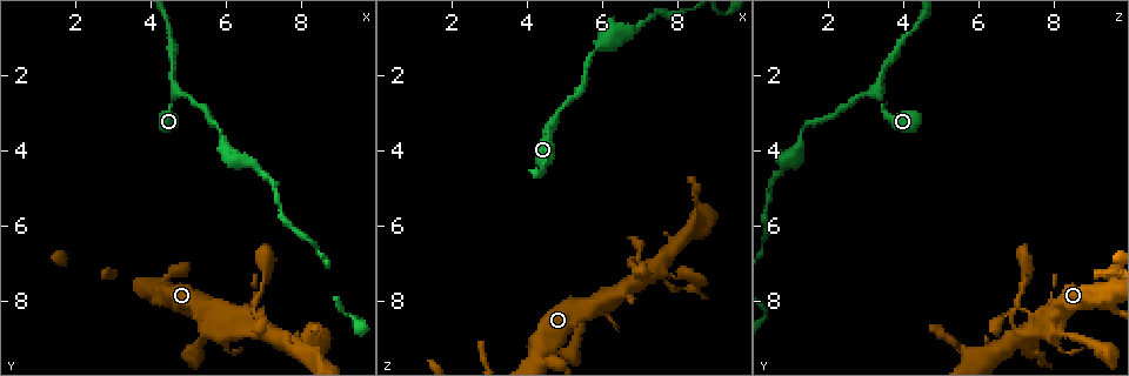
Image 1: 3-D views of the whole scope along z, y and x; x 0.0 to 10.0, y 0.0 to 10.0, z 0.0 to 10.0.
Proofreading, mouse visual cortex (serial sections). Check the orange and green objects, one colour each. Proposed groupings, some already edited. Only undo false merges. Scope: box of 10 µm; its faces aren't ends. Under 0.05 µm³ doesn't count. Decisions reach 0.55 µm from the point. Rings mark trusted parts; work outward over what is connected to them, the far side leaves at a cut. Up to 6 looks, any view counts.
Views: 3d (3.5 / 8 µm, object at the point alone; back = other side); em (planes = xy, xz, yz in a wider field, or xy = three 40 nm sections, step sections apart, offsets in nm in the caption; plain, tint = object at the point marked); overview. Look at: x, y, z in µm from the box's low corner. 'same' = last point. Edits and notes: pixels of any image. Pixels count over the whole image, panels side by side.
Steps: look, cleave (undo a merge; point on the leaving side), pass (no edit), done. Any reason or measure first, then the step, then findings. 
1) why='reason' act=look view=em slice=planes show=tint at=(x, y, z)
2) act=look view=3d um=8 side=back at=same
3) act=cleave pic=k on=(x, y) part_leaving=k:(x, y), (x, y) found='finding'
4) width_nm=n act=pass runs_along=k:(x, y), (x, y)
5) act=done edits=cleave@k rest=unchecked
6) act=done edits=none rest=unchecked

why='three-way junction' act=look view=3d um=3.5 at=(4.70, 2.45, 3.30)

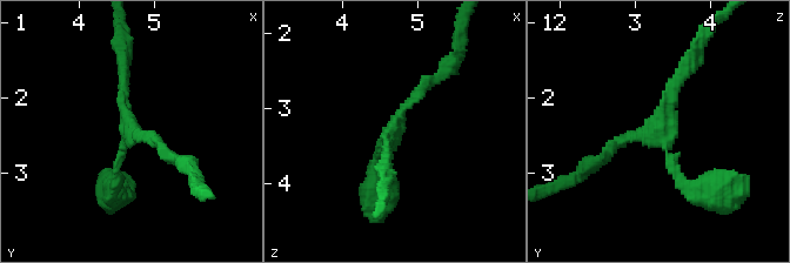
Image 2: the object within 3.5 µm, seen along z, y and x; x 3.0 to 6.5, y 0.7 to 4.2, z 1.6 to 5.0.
why='now the EM' act=look view=em slice=planes show=tint at=(4.70, 2.50, 3.30)

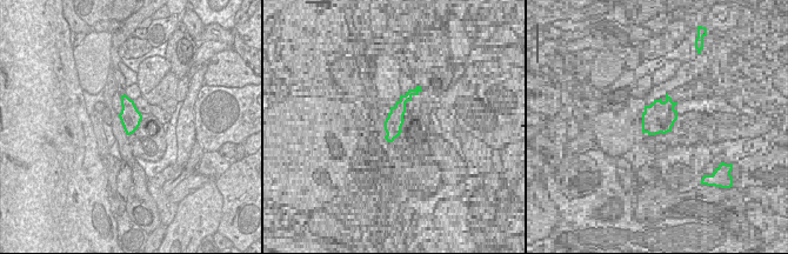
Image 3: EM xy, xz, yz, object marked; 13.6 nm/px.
arm_widths_nm=150,200,200 act=pass runs_along=2:(379, 170), (379, 146), (436, 76) found='continuous, no second cell'

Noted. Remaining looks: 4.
why='thick turns thin' act=look view=3d um=3.5 at=(5.60, 8.75, 8.05)

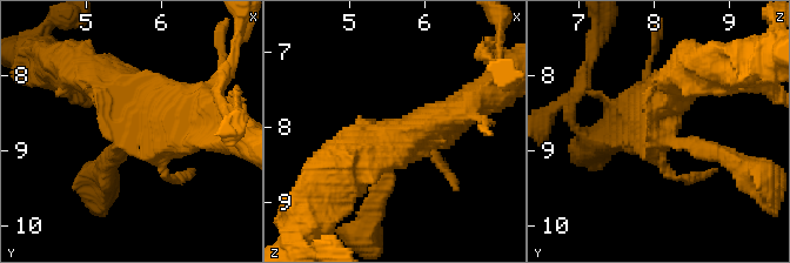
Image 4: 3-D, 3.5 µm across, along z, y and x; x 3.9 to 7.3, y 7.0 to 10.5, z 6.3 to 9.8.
why='need the tissue' act=look view=em slice=xy step=5 show=tint at=(5.60, 8.70, 8.00)

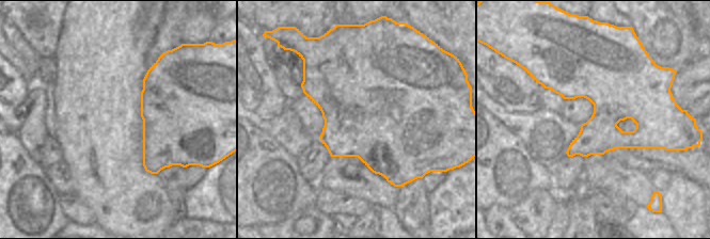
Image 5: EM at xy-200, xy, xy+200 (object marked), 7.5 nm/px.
act=pass runs_along=4:(368, 153), (394, 147), (495, 93) found='continuous, no second cell'

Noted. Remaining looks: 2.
why='four or more arms meet' act=look view=3d um=3.5 side=back at=(7.35, 8.95, 7.20)

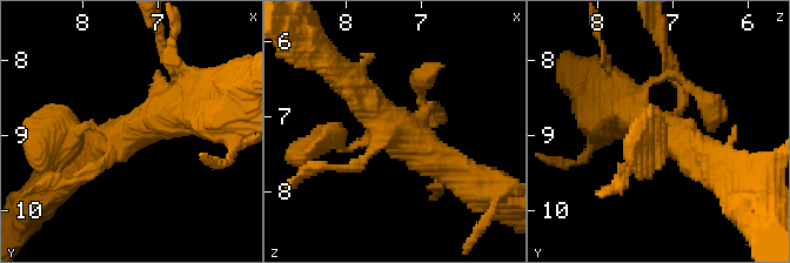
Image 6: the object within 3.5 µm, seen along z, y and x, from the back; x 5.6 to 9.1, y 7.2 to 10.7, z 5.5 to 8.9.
why='now the EM' act=look view=em slice=xy step=3 show=tint at=(7.35, 8.95, 7.15)

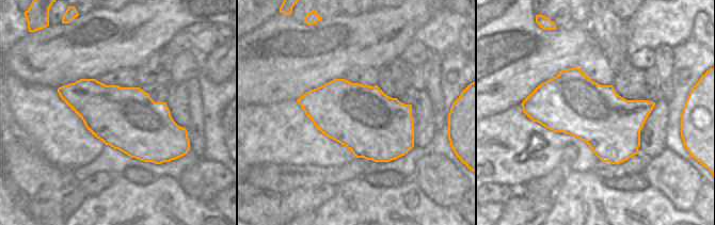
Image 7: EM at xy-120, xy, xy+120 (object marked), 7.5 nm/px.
act=pass runs_along=6:(455, 172), (415, 148), (342, 75) found='one cell here'

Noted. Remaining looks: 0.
act=done edits=none rest=unchecked

